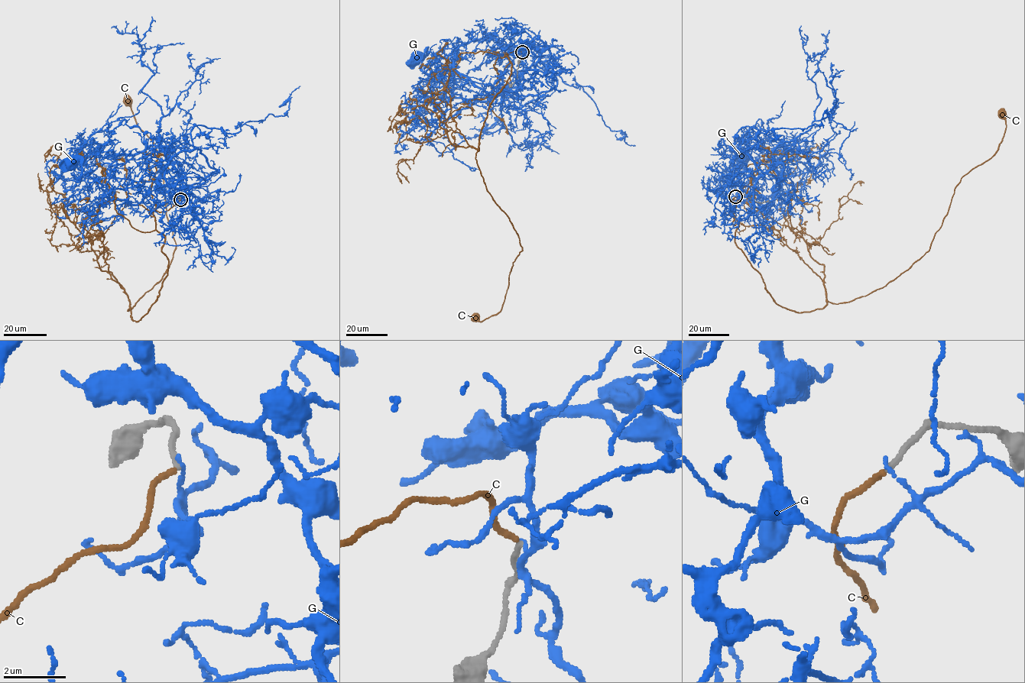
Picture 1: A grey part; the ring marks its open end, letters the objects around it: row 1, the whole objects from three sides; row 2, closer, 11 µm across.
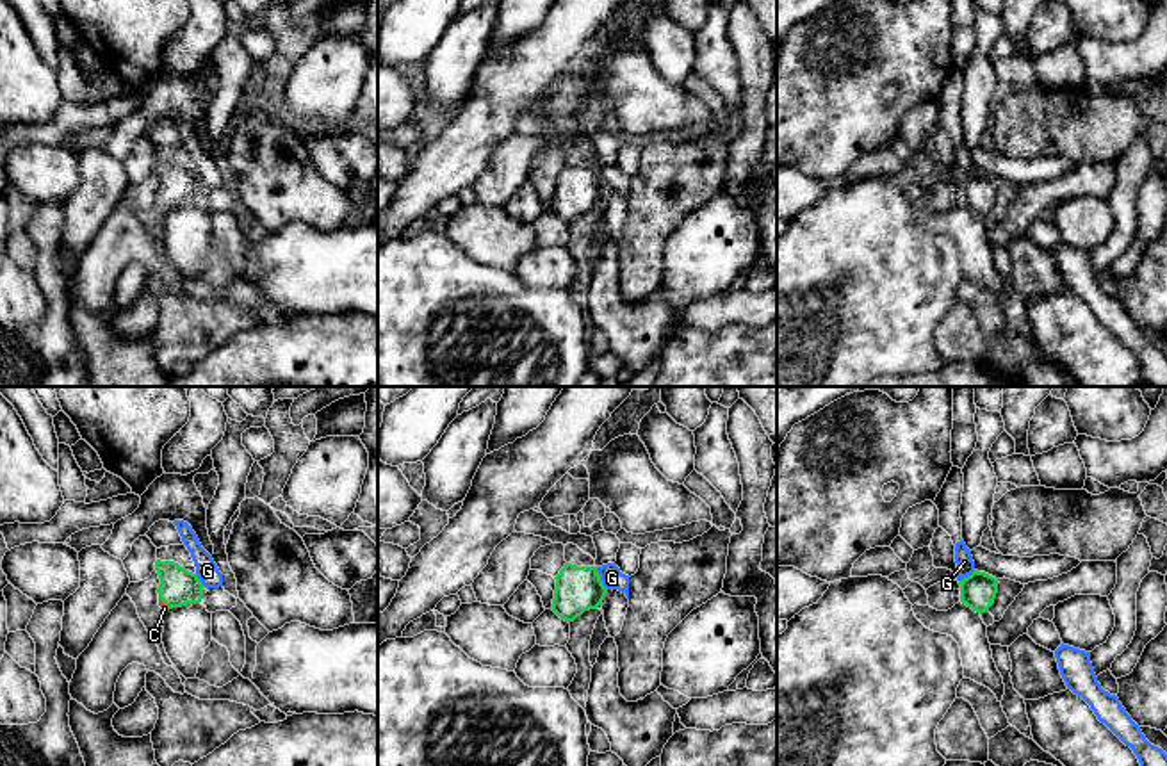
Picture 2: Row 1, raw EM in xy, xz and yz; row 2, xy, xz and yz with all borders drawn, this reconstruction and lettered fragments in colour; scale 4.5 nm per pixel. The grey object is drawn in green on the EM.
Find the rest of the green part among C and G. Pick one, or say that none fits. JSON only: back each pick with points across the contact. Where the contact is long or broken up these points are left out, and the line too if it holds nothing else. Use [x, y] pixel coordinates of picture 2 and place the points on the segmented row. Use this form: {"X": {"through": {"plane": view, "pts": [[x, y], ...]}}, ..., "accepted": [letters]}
{"C": {"through": {"plane": "xy", "pts": [[179, 586], [164, 603], [164, 608]]}}, "accepted": ["C"]}

